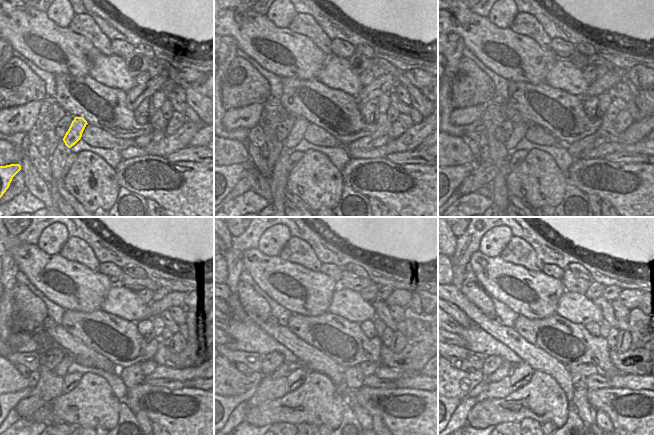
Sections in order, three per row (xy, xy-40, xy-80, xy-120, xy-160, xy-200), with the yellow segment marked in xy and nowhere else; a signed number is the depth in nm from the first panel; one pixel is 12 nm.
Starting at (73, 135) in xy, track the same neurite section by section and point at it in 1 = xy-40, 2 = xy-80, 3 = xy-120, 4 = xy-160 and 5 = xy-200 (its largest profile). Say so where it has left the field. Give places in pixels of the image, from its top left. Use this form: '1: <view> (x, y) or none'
1: xy-40 (297, 133)
2: xy-80 (520, 129)
3: xy-120 (61, 369)
4: xy-160 (282, 371)
5: xy-200 (505, 369)

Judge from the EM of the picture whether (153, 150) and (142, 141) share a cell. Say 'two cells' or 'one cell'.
two cells

